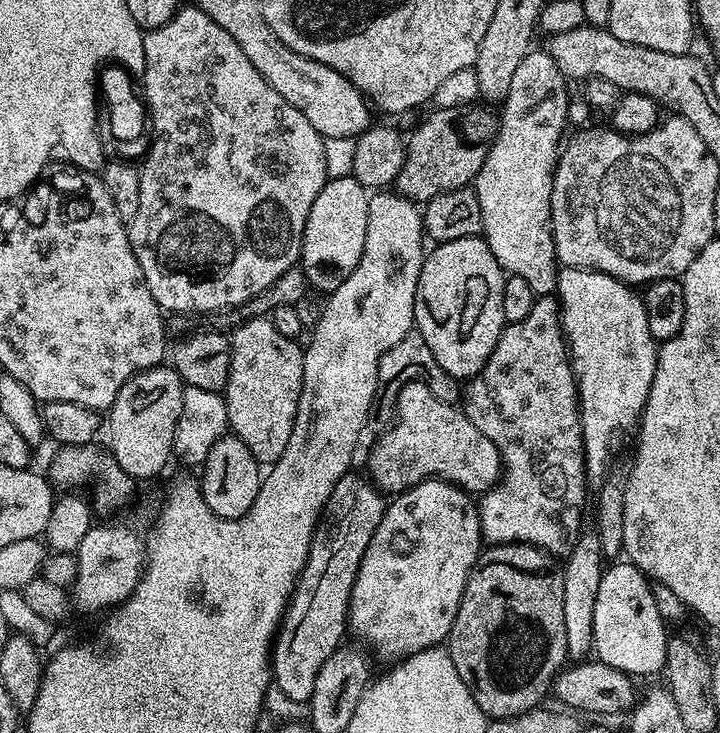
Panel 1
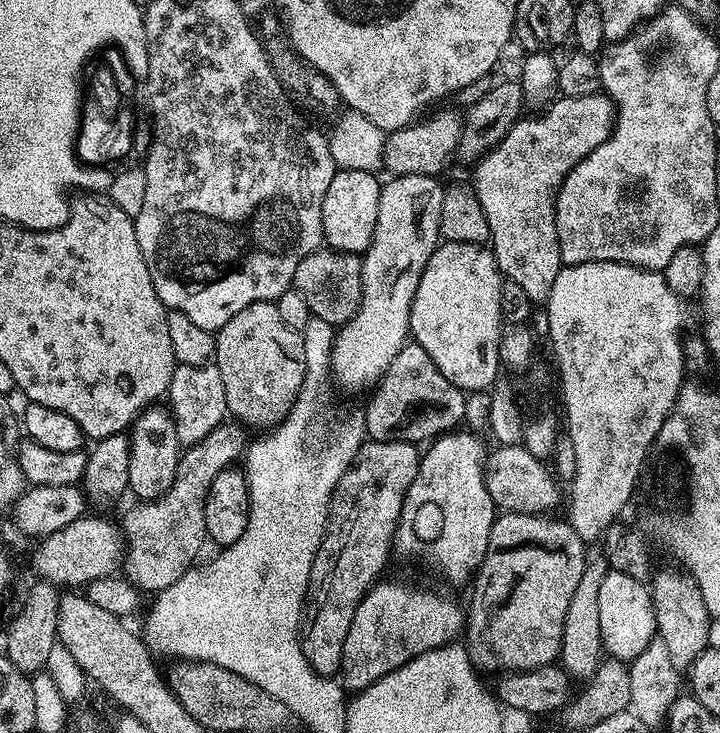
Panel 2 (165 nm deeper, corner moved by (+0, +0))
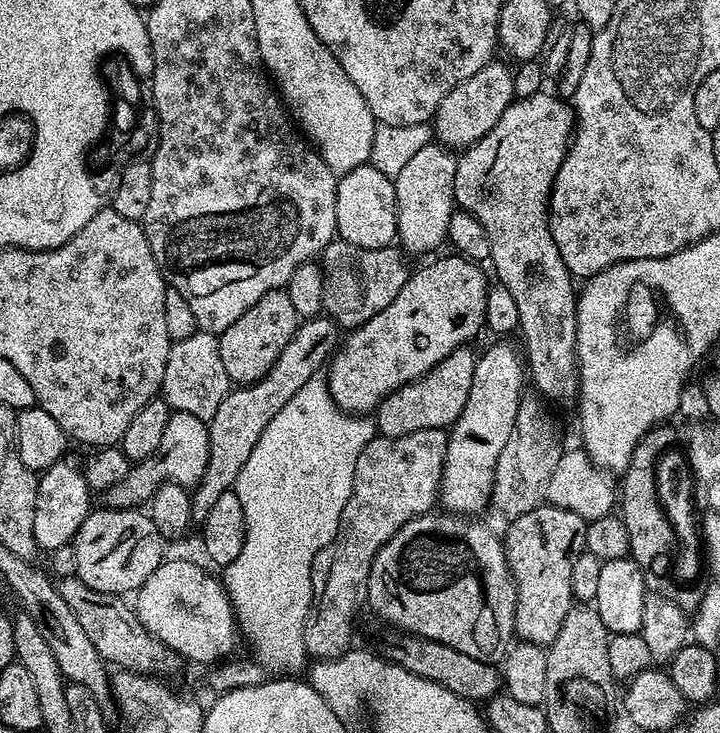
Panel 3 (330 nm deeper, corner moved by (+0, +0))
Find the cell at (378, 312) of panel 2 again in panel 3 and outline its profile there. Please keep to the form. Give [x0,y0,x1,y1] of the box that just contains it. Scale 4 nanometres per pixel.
[395,142,457,253]

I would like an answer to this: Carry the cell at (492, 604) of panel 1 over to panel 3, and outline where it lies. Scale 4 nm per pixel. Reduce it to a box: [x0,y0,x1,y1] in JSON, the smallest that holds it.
[502,506,587,646]

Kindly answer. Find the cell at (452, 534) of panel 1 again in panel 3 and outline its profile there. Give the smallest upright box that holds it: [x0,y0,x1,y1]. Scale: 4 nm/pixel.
[438,342,526,518]

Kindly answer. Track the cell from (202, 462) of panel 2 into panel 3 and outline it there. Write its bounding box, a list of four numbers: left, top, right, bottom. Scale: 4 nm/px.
[190,314,338,518]

